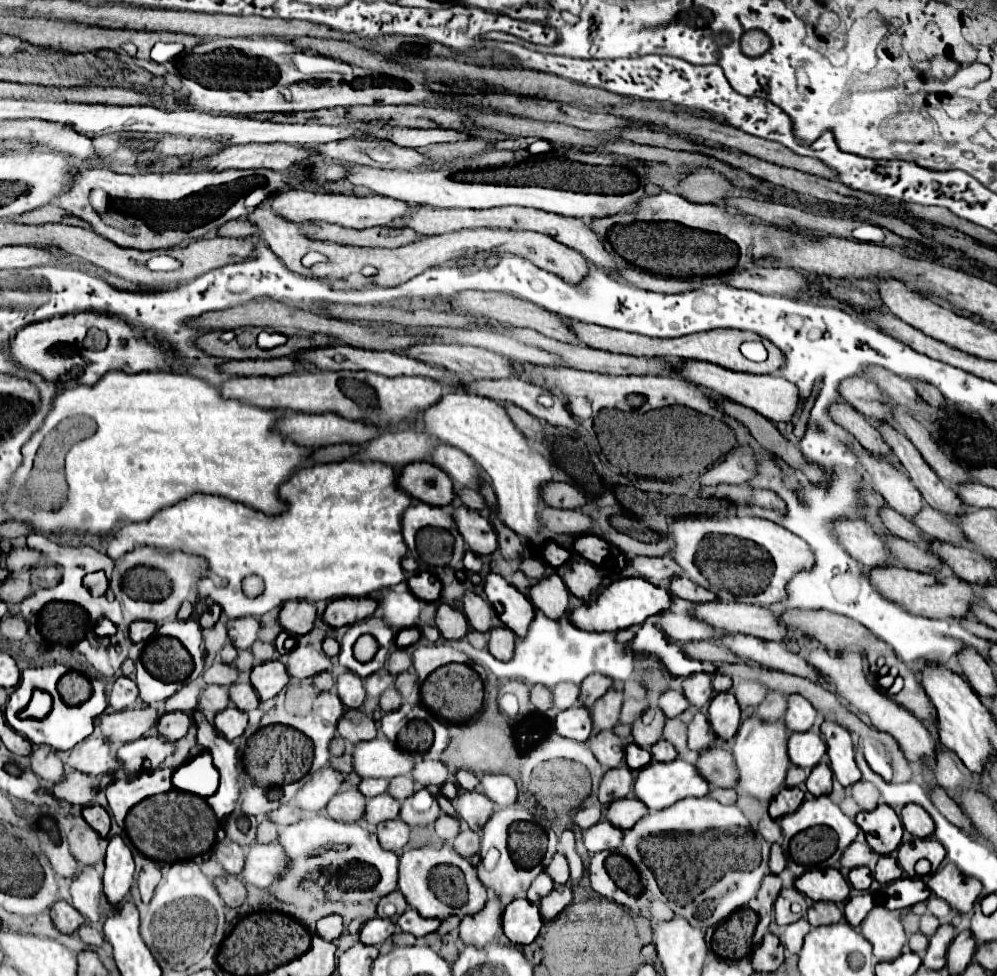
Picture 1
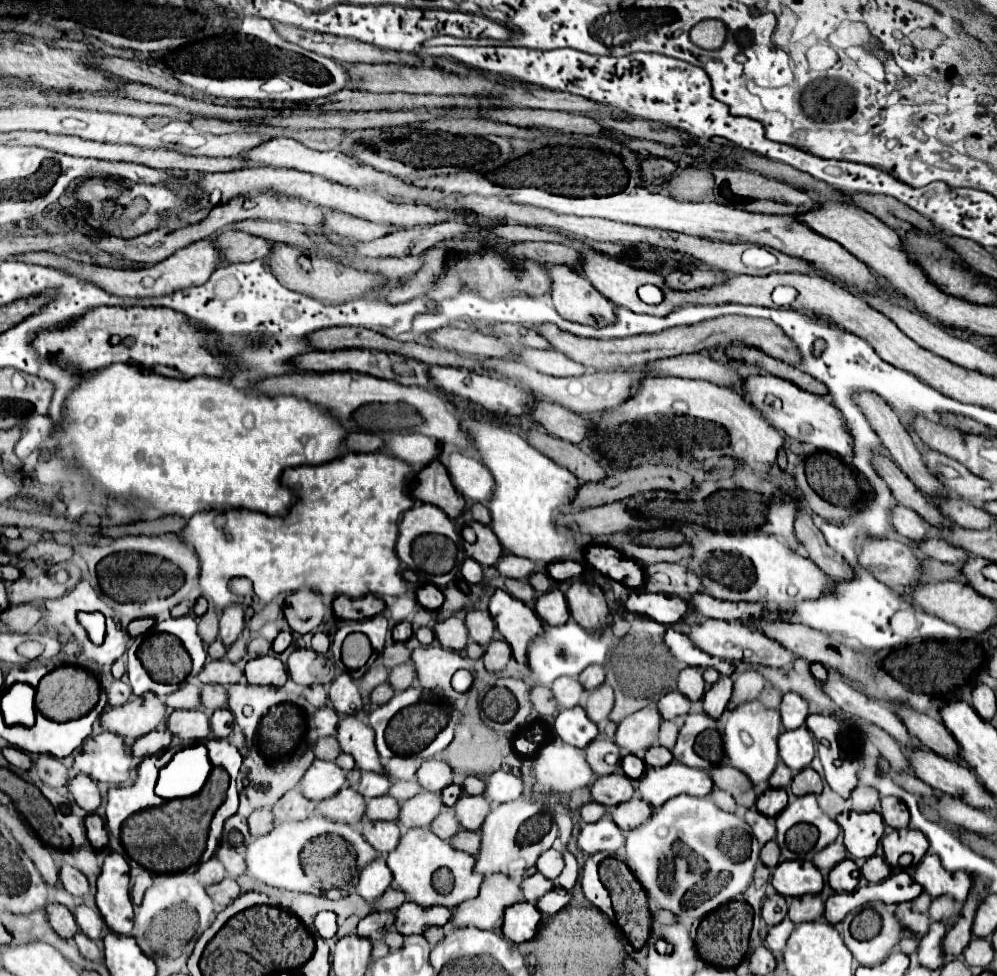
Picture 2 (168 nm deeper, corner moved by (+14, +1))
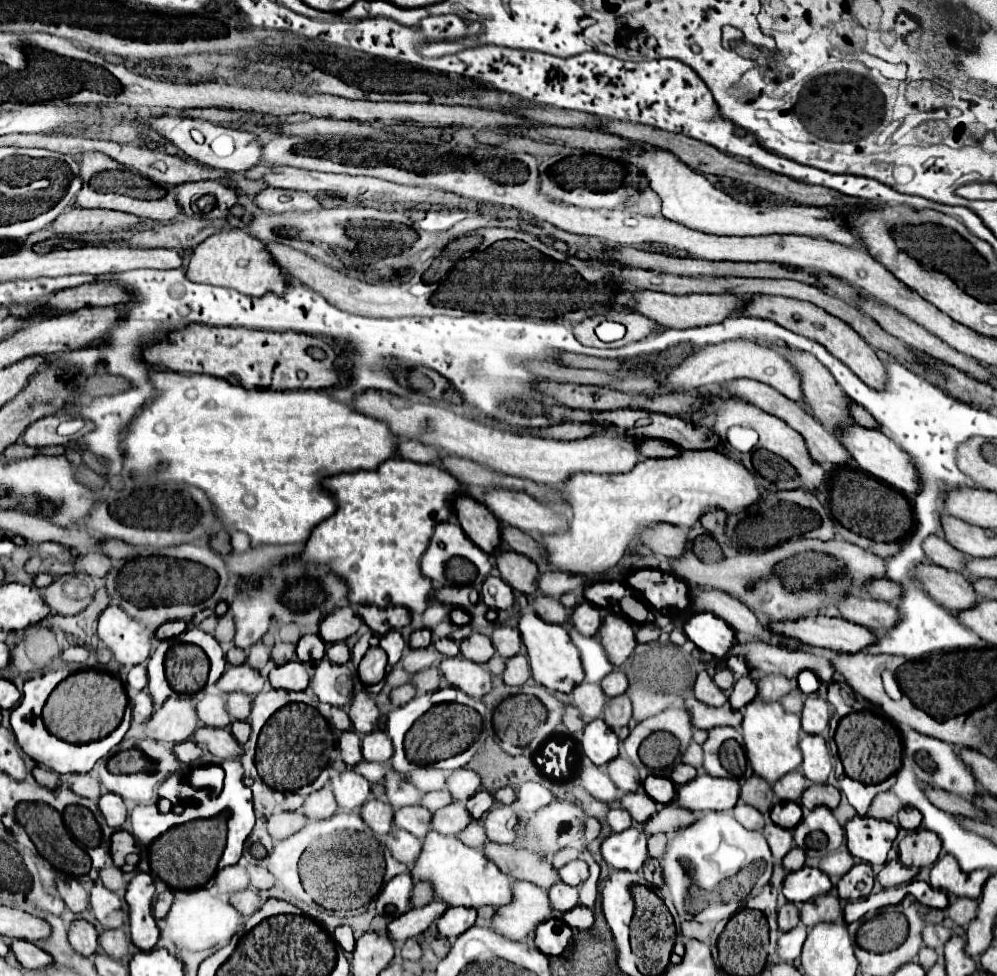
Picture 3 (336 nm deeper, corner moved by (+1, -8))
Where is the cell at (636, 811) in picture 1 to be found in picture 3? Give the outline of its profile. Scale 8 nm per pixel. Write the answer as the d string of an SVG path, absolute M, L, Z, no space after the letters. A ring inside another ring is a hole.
M665 805L661 811L657 811L653 817L649 817L643 823L643 831L647 835L671 833L671 831L677 831L681 825L689 825L691 819L693 819L693 813L689 813L677 805Z

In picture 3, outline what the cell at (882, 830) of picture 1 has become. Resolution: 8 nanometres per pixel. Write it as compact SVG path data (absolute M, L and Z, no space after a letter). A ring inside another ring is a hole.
M865 815L851 819L845 825L845 833L853 857L869 865L883 865L899 829L891 821L879 821Z

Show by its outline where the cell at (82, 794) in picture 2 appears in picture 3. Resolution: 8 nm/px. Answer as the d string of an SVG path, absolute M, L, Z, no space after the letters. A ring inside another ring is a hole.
M105 793L101 795L99 799L99 811L101 815L105 817L107 825L113 827L113 829L119 829L127 817L127 809L125 809L125 803L119 795L115 793Z

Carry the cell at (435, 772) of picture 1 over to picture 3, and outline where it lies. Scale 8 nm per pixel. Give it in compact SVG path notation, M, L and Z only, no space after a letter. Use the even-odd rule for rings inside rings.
M459 769L447 777L447 789L451 797L457 801L467 801L473 793L479 791L479 787L481 787L481 781L477 773L467 771L467 769Z

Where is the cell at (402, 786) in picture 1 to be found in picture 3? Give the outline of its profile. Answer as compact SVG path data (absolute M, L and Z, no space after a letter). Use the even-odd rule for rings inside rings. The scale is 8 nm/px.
M431 791L431 793L425 793L421 797L419 805L423 805L425 809L431 809L431 813L433 813L433 811L437 811L437 809L449 805L449 803L451 803L449 791Z

